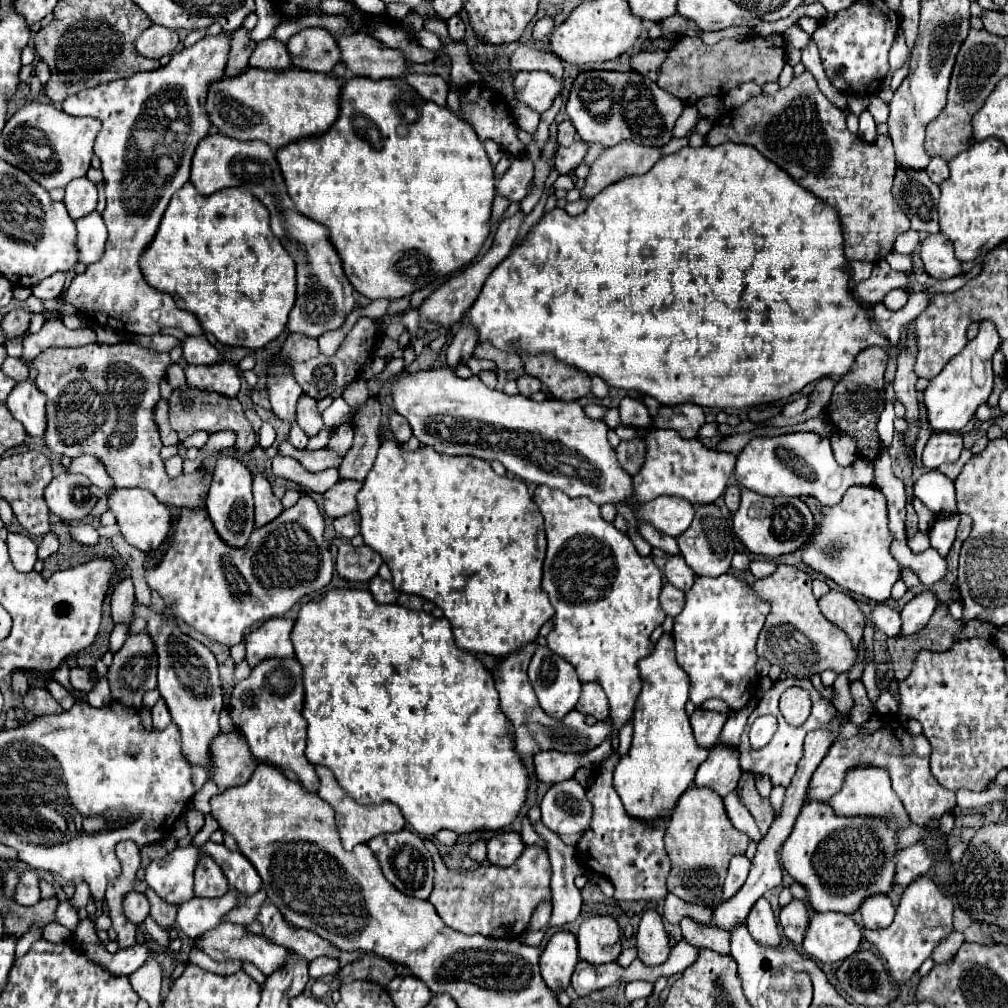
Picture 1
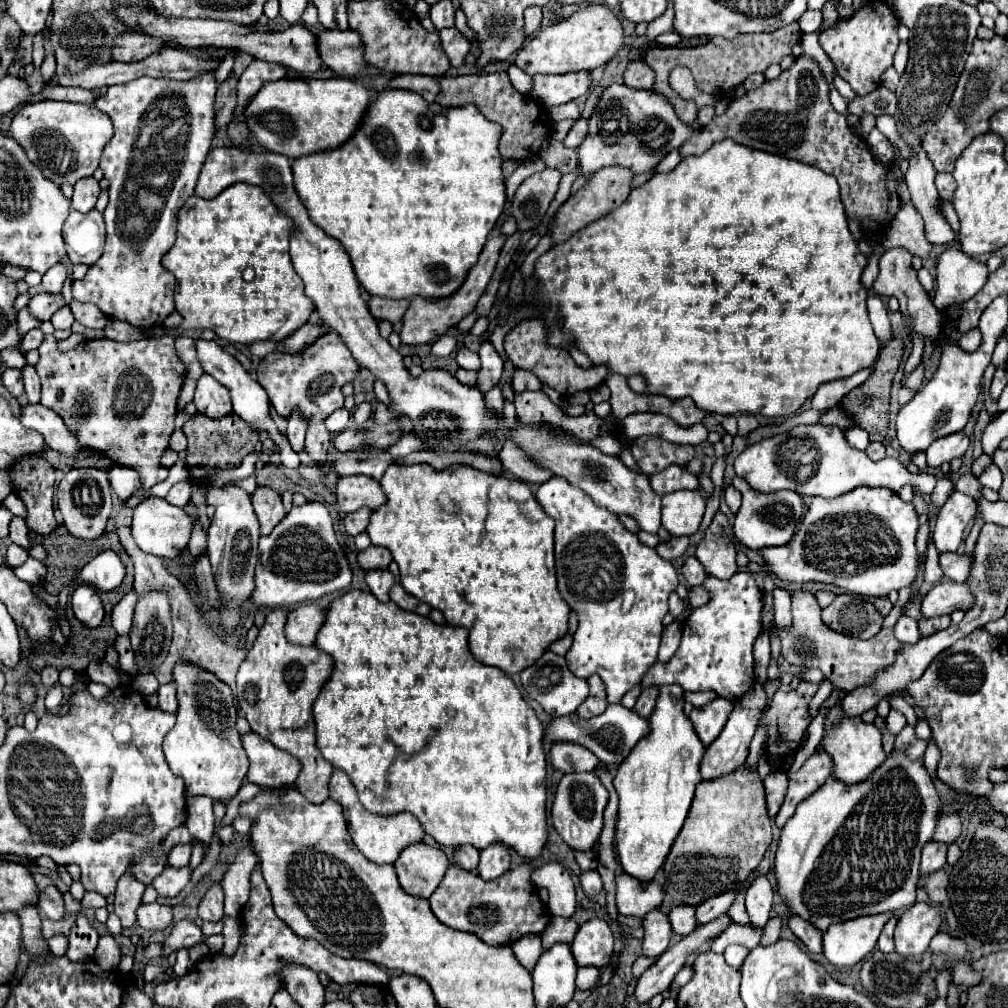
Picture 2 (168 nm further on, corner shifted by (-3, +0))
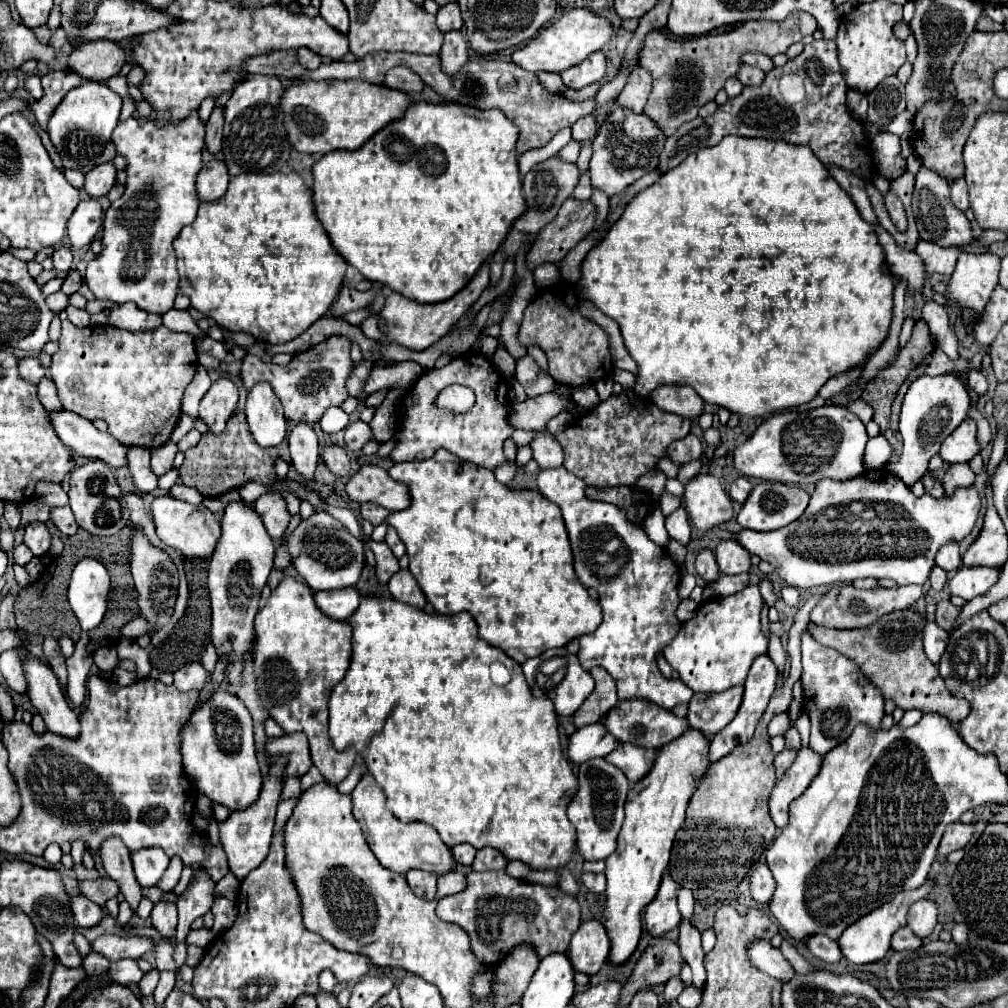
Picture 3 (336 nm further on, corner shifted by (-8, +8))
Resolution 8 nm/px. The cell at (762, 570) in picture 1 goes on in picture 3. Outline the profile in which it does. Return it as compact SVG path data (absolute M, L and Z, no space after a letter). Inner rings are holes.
M804 630L800 636L802 650L802 686L804 686L804 708L810 714L812 730L810 730L810 748L818 754L828 754L836 746L844 744L852 730L860 724L870 726L874 732L880 728L884 716L884 698L878 694L870 682L862 676L862 672L848 662L846 656L830 650L826 646L818 646L810 634Z

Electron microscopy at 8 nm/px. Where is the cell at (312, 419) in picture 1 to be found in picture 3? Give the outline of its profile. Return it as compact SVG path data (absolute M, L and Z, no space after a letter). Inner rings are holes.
M320 444L320 456L324 464L336 474L336 476L348 476L350 472L350 458L346 448L334 446L334 444Z

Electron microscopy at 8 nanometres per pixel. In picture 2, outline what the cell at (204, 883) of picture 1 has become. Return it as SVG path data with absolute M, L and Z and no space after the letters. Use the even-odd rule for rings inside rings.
M213 884L199 904L199 916L205 922L219 922L223 918L223 888Z

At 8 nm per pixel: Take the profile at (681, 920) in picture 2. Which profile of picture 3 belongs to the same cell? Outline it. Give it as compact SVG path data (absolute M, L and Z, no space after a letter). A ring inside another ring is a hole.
M680 920L678 930L680 930L678 946L680 946L684 960L692 968L692 976L694 976L692 984L696 988L702 988L702 982L706 980L706 970L704 970L704 964L702 964L704 952L702 952L702 946L700 946L700 932L688 920Z

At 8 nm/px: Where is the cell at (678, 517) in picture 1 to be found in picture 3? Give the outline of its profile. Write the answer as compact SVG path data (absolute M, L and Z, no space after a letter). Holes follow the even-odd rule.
M698 474L684 486L682 506L700 530L710 530L732 518L732 500L712 474Z

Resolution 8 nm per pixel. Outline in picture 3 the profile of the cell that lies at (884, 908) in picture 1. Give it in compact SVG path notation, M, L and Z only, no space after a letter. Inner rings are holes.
M908 926L896 930L892 936L892 950L916 950L920 944L922 940L916 938Z

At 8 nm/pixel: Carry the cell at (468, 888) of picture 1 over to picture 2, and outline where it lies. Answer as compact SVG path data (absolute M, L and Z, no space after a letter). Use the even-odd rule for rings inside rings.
M523 862L503 876L485 882L473 872L451 866L429 898L431 912L445 926L471 932L489 946L513 944L525 934L543 934L545 926L551 922L551 914L545 910L543 902L537 896L537 890L529 880L531 872L533 868Z

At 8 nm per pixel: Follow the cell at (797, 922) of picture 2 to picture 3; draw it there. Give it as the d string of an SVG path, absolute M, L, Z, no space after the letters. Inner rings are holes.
M812 934L806 938L806 946L810 948L810 952L824 960L824 962L838 962L842 958L842 952L836 944L836 940L830 940L828 936L822 936L822 934Z

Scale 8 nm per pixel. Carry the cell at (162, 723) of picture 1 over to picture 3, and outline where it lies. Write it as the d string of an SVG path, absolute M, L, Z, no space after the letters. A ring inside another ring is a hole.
M198 662L188 664L188 666L180 668L178 672L174 672L174 686L180 692L202 690L204 688L204 682L206 682L206 672L204 672L204 668Z

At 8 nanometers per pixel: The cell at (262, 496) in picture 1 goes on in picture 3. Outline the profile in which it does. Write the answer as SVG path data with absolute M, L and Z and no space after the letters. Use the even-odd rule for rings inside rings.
M266 492L254 502L254 508L258 510L272 540L278 544L278 540L284 536L288 522L290 522L290 512L286 508L286 500L282 498L282 494L280 492Z

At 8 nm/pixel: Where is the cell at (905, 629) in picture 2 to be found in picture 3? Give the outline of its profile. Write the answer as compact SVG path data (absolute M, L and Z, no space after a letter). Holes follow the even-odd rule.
M926 622L922 630L922 642L924 642L924 652L926 656L938 664L938 658L942 656L946 642L948 642L948 632L942 630L936 622Z

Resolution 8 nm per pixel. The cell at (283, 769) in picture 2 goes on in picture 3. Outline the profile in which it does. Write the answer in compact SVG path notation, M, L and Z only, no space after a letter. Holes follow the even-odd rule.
M284 734L280 738L268 738L266 746L266 764L274 766L274 758L286 758L284 778L286 776L302 776L312 766L308 740L304 734Z

